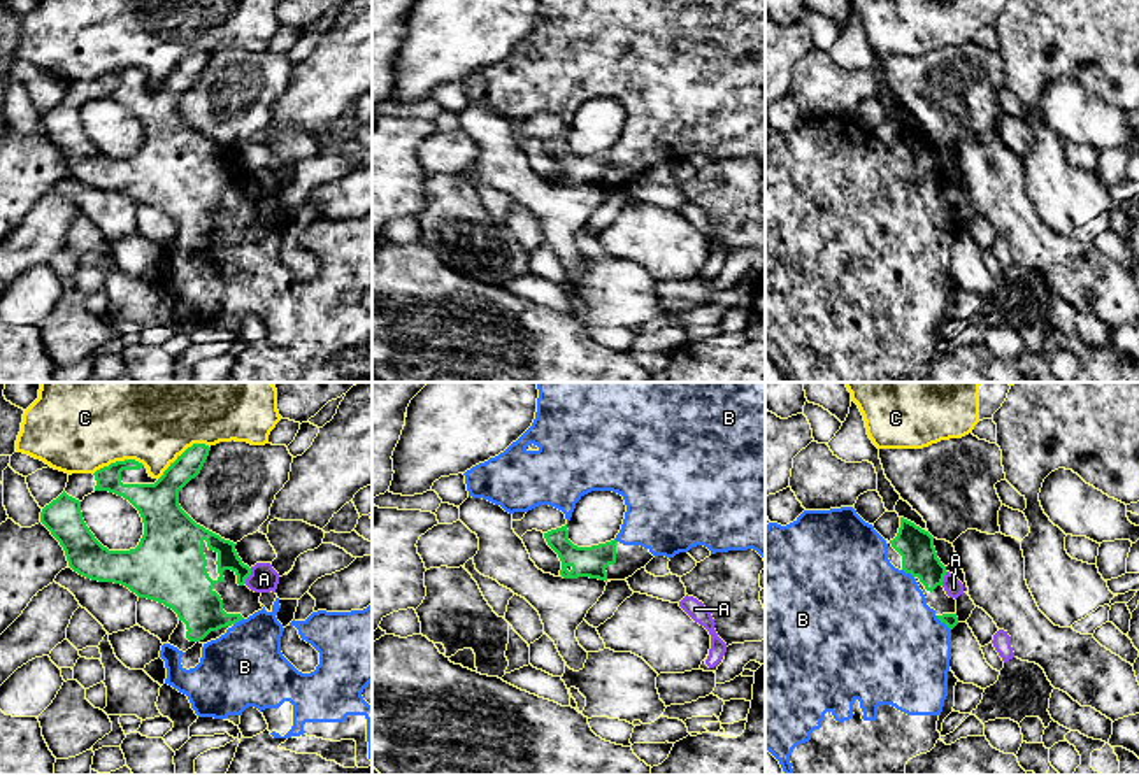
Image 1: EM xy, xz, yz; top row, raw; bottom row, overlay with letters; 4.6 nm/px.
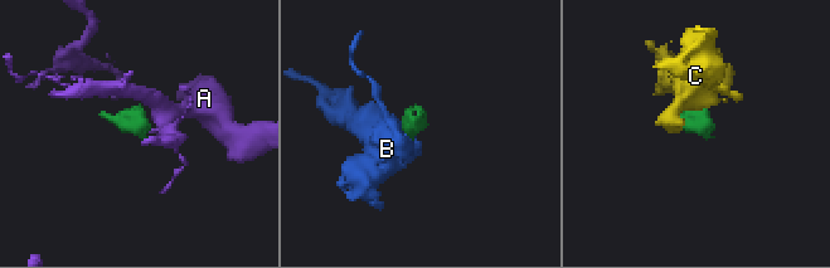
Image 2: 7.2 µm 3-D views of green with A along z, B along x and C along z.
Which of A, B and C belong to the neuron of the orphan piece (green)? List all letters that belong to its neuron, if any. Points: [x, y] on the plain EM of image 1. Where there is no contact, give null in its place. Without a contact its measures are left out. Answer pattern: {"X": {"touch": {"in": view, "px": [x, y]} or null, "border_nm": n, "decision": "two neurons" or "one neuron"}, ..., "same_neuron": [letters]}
{"A": {"touch": {"in": "xy", "px": [250, 181]}, "border_nm": 80, "decision": "two neurons"}, "B": {"touch": {"in": "yz", "px": [943, 228]}, "border_nm": 100, "decision": "one neuron"}, "C": {"touch": {"in": "xy", "px": [183, 60]}, "border_nm": 280, "decision": "two neurons"}, "same_neuron": ["B"]}

